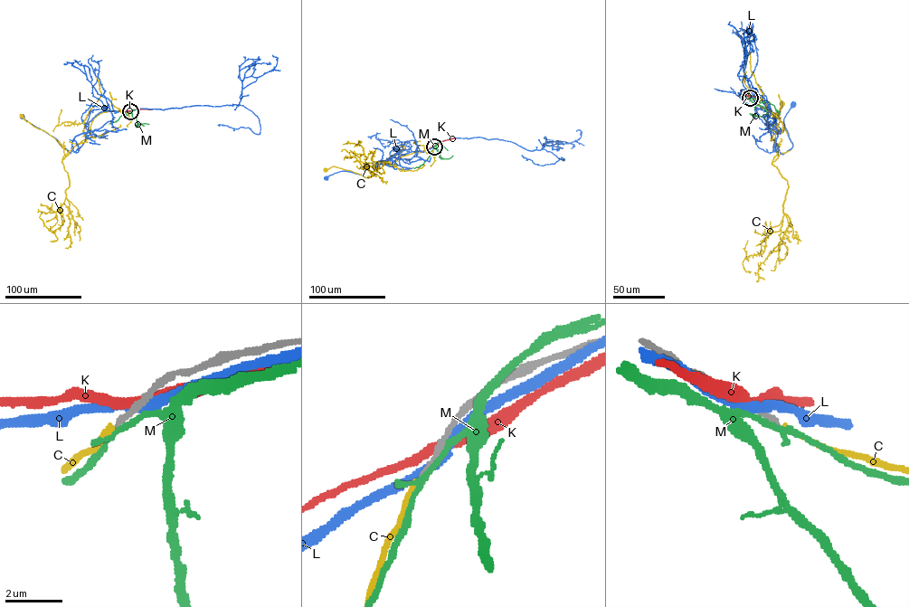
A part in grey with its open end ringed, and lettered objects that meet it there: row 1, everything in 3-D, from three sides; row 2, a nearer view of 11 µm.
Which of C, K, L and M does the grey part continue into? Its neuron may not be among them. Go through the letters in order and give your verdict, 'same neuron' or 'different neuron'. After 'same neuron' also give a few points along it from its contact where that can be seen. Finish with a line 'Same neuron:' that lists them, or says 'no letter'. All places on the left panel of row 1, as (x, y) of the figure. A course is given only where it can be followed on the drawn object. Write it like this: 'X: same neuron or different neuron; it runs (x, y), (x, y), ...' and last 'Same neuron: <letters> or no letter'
C: same neuron; it runs (130, 111), (99, 114), (90, 125), (90, 137), (77, 144), (63, 158), (70, 152), (22, 116)
K: different neuron
L: different neuron
M: different neuron
Same neuron: C

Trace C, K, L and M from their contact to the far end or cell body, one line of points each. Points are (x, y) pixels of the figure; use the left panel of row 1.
C: (130, 111), (99, 114), (90, 125), (90, 137), (77, 144), (63, 158), (70, 152), (22, 116)
K: (130, 110), (152, 109)
L: (131, 110), (98, 113), (89, 122), (84, 143), (75, 151), (71, 148), (70, 153), (55, 137), (22, 116)
M: (130, 111), (138, 124), (135, 126), (144, 126)

